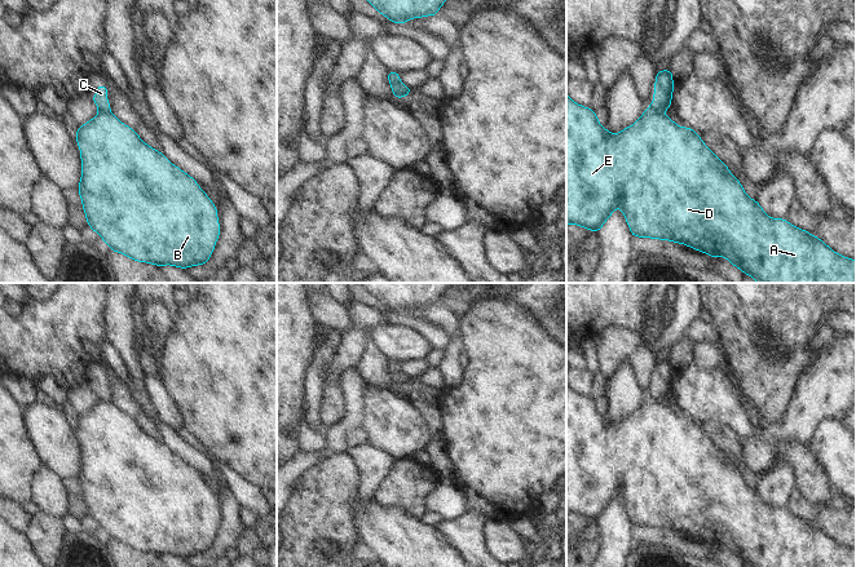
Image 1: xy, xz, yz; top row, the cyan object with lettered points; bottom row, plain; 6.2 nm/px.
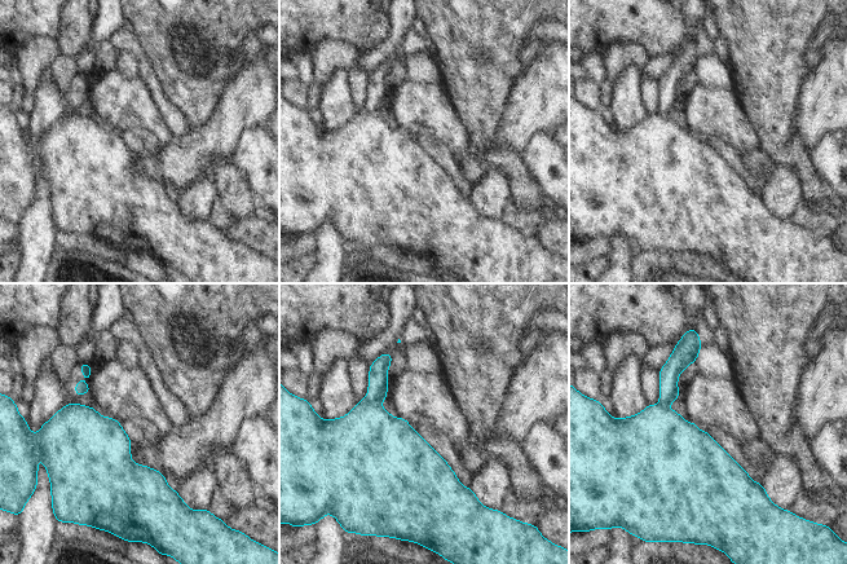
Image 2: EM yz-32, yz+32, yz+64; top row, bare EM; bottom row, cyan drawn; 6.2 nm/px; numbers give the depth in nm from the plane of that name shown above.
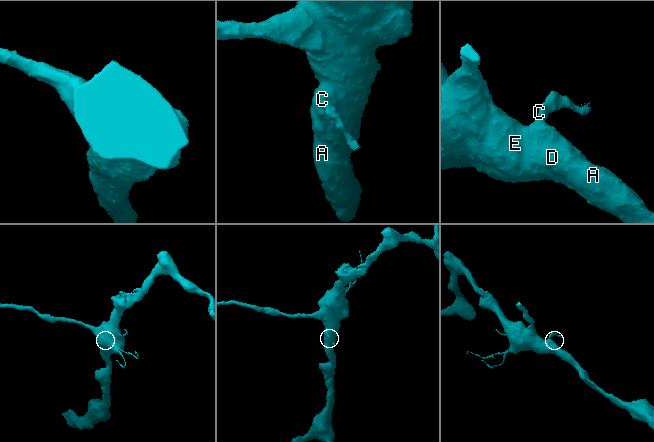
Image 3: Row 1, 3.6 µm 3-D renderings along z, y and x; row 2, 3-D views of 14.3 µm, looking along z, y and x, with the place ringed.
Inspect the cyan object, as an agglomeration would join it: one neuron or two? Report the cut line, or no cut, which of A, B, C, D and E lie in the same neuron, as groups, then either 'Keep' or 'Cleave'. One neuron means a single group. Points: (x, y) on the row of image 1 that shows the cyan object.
Split along yz (652, 106), (661, 114). Groups: A B D E / C. Cleave

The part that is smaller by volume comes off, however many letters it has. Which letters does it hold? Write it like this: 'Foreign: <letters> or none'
Foreign: C

